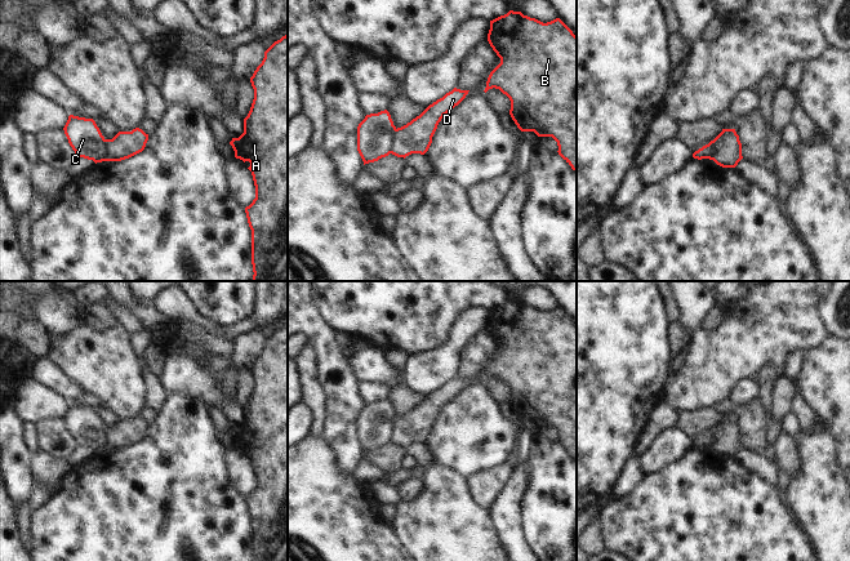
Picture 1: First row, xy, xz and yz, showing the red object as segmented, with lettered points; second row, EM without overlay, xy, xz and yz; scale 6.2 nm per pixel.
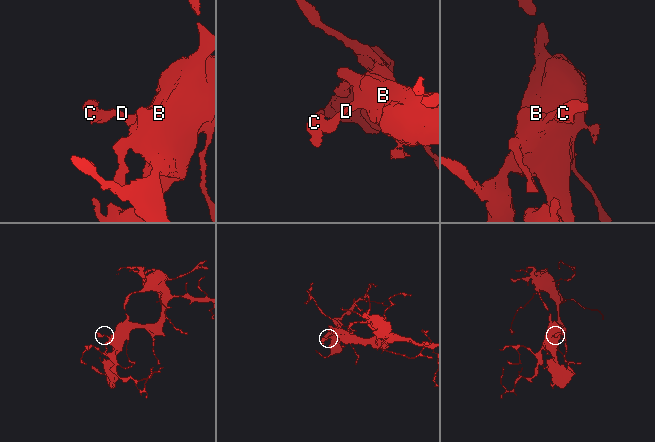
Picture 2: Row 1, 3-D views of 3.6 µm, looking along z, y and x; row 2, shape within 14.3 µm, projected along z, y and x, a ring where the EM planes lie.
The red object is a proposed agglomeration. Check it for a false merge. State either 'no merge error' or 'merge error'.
merge error

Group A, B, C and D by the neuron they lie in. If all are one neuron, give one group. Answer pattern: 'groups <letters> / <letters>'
groups A B D / C

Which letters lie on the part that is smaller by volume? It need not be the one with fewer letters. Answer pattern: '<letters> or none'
C

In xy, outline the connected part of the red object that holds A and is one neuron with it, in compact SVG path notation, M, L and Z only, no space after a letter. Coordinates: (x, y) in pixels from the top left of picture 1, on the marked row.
M288 35L275 41L250 77L254 99L244 133L230 144L235 157L250 162L255 199L245 208L252 230L253 281L288 281Z

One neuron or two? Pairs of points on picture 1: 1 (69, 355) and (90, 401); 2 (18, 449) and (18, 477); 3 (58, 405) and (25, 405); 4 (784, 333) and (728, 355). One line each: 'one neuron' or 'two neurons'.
1: two neurons
2: one neuron
3: one neuron
4: one neuron

